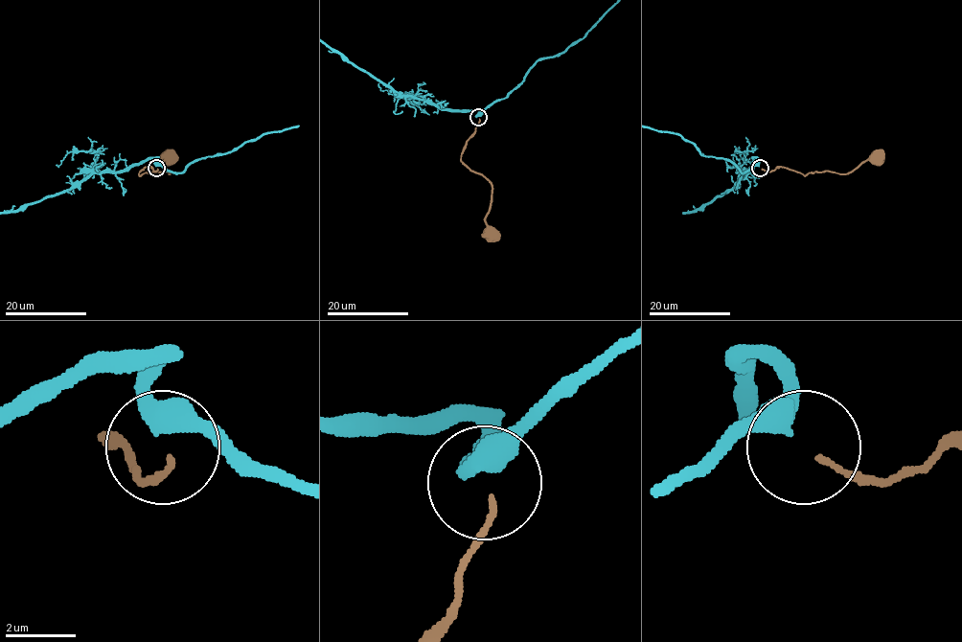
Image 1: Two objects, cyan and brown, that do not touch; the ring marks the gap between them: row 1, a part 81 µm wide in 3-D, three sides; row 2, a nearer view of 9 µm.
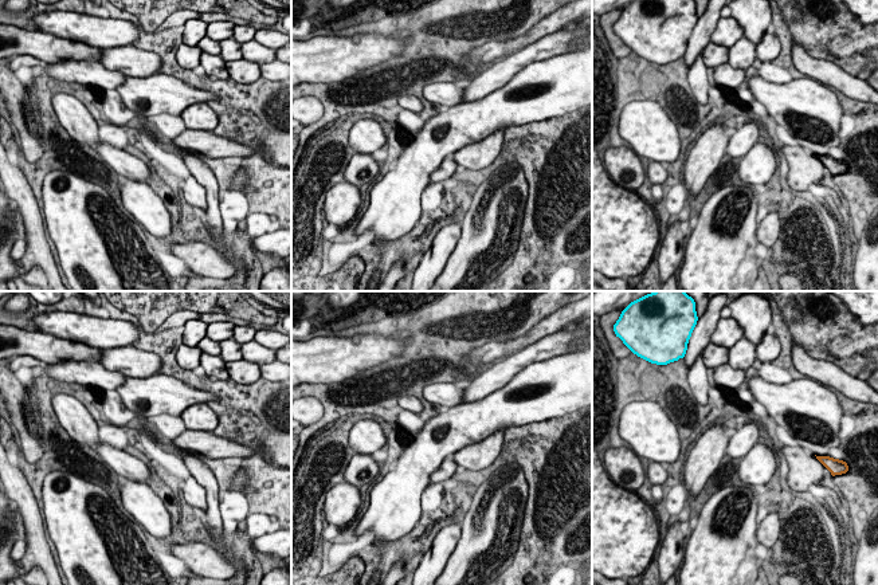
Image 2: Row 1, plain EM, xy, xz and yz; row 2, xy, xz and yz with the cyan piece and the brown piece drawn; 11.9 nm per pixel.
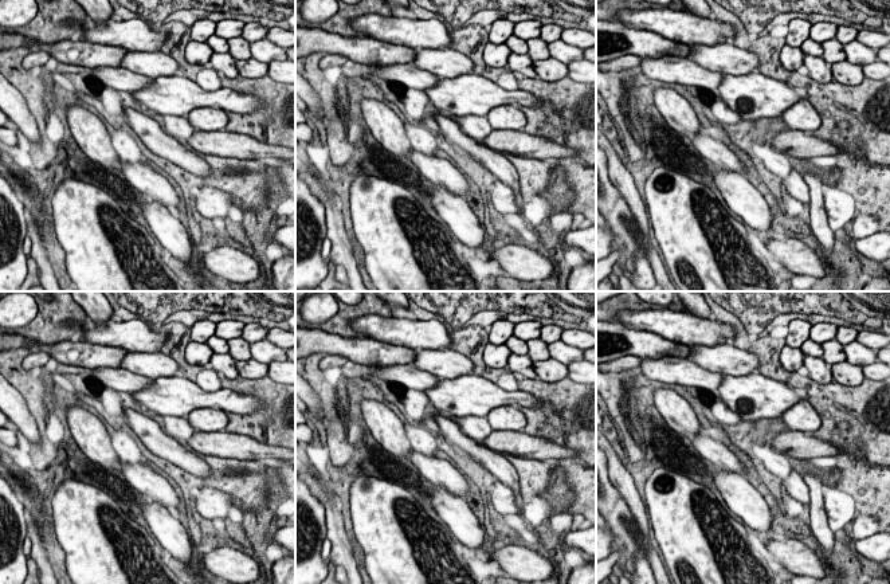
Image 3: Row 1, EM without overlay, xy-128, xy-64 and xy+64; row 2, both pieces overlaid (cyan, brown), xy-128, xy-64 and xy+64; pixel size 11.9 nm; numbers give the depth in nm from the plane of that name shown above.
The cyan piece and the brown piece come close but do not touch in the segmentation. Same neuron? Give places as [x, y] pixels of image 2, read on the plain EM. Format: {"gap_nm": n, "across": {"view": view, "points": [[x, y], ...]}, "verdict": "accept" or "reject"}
{"gap_nm": 1950, "across": {"view": "yz", "points": [[684, 55], [815, 154]]}, "verdict": "accept"}

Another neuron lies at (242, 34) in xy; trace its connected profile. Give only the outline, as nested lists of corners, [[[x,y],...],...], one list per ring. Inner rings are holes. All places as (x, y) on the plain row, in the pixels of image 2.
[[[235,25],[234,28],[234,39],[243,44],[246,42],[254,40],[256,30],[251,25]]]

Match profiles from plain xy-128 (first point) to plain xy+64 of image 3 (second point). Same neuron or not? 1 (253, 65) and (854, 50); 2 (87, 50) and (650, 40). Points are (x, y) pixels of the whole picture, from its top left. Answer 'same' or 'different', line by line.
1: different
2: same

